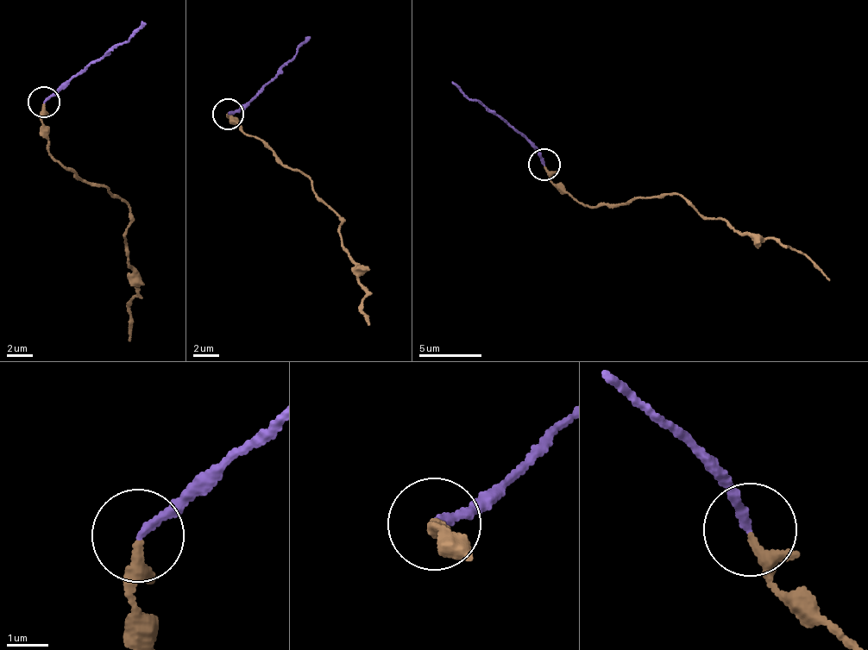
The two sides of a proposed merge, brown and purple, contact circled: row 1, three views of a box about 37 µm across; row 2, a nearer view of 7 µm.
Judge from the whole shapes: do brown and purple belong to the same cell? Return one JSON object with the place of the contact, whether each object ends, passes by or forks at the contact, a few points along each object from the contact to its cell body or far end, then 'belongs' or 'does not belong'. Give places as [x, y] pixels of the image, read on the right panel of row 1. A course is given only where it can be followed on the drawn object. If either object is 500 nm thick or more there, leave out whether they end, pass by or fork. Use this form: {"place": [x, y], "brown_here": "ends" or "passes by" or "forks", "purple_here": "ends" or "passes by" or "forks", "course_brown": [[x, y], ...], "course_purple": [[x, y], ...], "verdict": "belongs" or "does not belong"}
{"place": [544, 165], "brown_here": "passes by", "purple_here": "ends", "course_brown": [[544, 165], [562, 190], [590, 207], [682, 196], [701, 215], [803, 252], [829, 278]], "course_purple": [[544, 165], [516, 129], [468, 102], [451, 80]], "verdict": "does not belong"}

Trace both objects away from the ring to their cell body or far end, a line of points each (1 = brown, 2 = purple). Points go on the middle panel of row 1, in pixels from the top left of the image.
1: (229, 113), (232, 122), (311, 181), (314, 196), (337, 215), (340, 246), (358, 267), (370, 324)
2: (229, 113), (256, 93), (310, 36)

